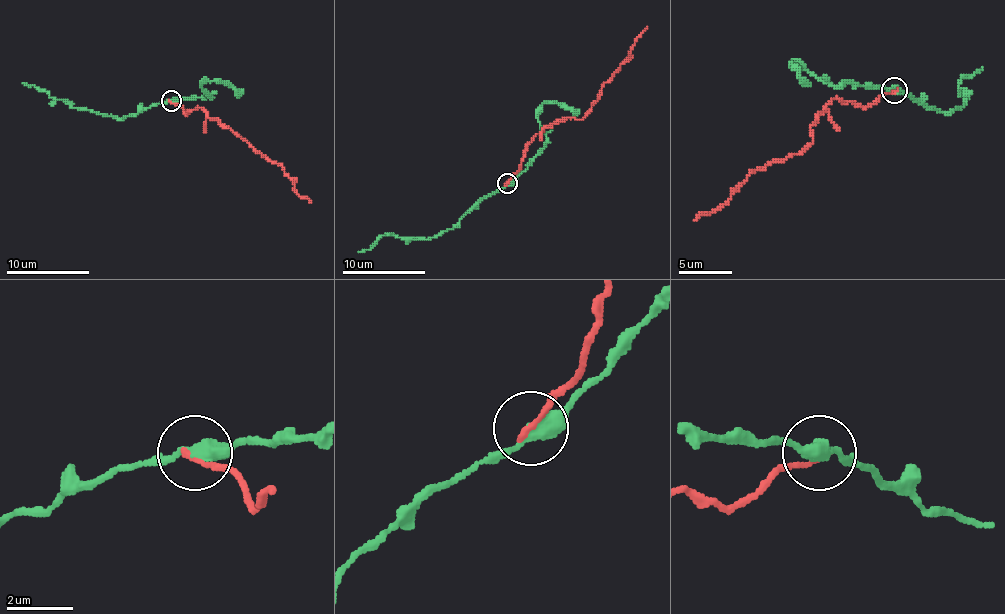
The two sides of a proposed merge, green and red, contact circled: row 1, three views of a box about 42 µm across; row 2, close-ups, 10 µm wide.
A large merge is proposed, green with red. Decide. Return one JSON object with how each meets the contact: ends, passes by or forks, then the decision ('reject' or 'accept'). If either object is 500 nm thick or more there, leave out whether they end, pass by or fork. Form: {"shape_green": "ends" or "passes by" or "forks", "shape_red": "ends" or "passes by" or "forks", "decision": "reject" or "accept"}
{"shape_green": "passes by", "shape_red": "ends", "decision": "reject"}

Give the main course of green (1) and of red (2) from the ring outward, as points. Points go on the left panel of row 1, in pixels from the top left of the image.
1: (171, 101), (117, 118), (72, 108), (32, 85), (22, 83)
2: (171, 101), (187, 114), (200, 108), (210, 118), (228, 126), (278, 163), (295, 190), (311, 202)

